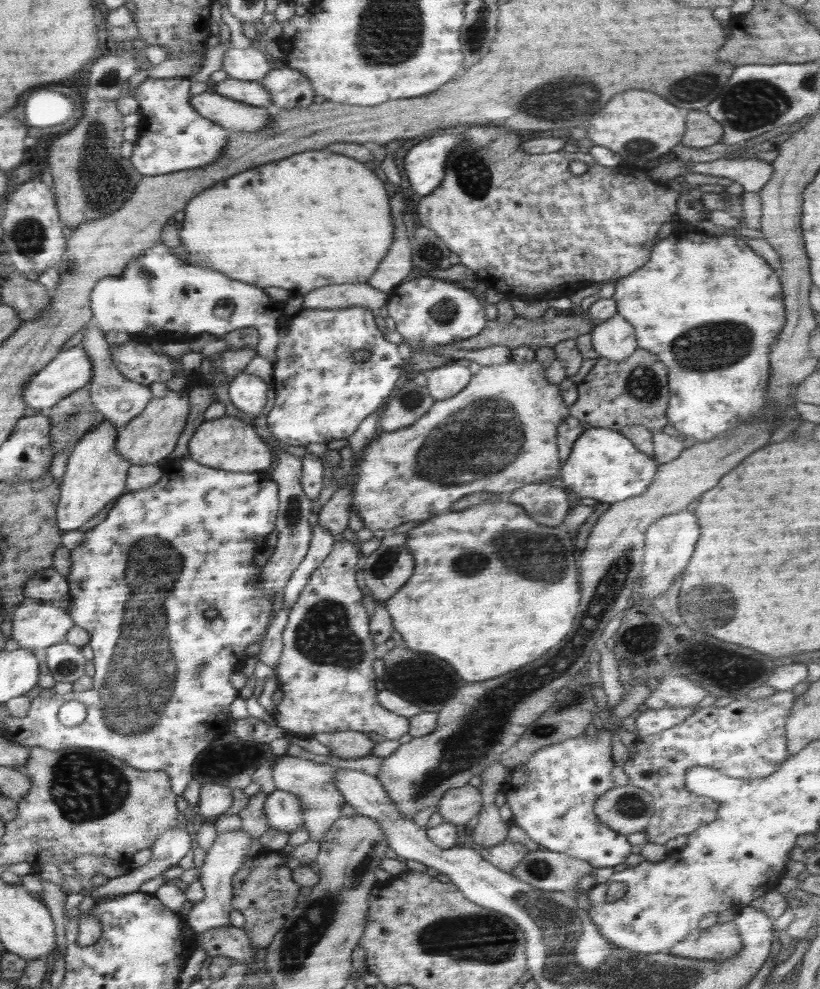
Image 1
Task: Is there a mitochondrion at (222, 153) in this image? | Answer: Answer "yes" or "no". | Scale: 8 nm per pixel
no

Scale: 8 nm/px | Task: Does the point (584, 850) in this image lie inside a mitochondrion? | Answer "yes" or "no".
no

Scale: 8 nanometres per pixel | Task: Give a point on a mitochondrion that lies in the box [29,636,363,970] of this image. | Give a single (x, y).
(82, 792)

